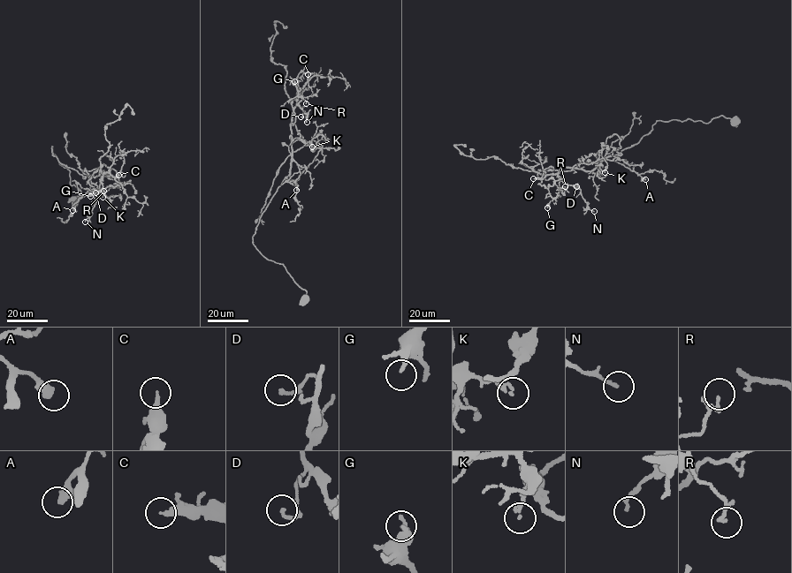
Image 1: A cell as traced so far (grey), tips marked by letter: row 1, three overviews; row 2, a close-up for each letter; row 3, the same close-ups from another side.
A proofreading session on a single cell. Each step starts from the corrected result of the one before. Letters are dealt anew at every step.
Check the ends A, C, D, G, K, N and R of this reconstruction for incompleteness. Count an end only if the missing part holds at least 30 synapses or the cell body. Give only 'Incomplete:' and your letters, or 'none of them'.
Incomplete: C

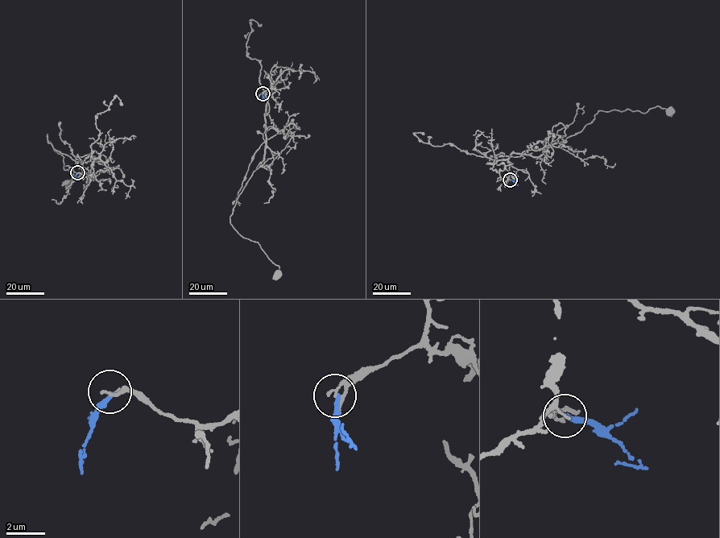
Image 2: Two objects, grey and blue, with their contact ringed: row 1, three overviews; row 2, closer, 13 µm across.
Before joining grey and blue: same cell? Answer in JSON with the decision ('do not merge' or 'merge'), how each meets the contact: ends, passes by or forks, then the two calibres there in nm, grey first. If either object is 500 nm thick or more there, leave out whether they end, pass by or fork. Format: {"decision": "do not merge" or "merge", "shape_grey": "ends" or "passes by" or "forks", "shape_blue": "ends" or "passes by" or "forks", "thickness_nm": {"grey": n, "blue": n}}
{"decision": "do not merge", "shape_grey": "ends", "shape_blue": "ends", "thickness_nm": {"grey": 140, "blue": 240}}

